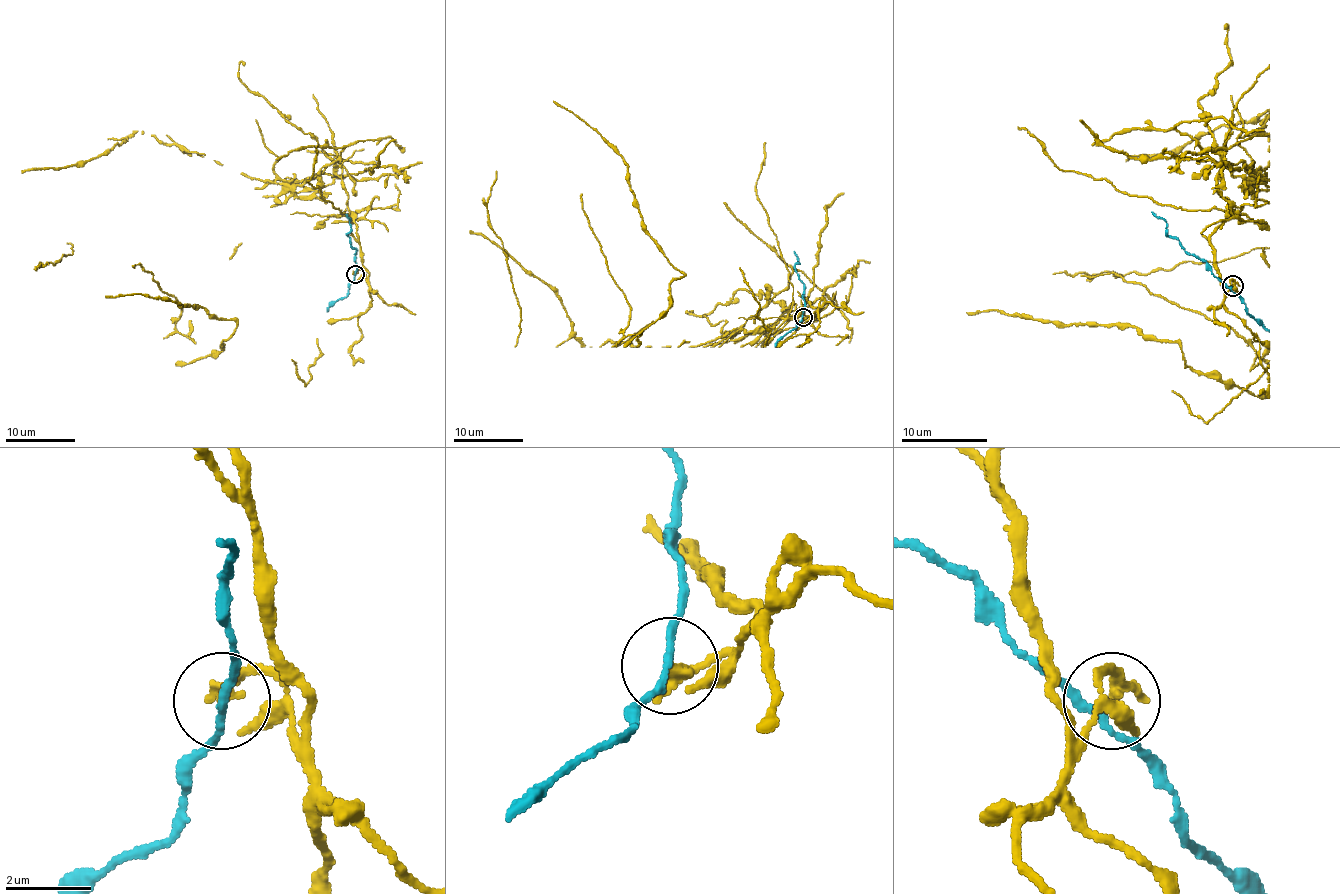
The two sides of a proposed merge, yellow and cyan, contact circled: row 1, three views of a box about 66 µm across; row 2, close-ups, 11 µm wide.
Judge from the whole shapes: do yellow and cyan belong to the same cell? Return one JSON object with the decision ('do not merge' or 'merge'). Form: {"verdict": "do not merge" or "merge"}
{"verdict": "do not merge"}

